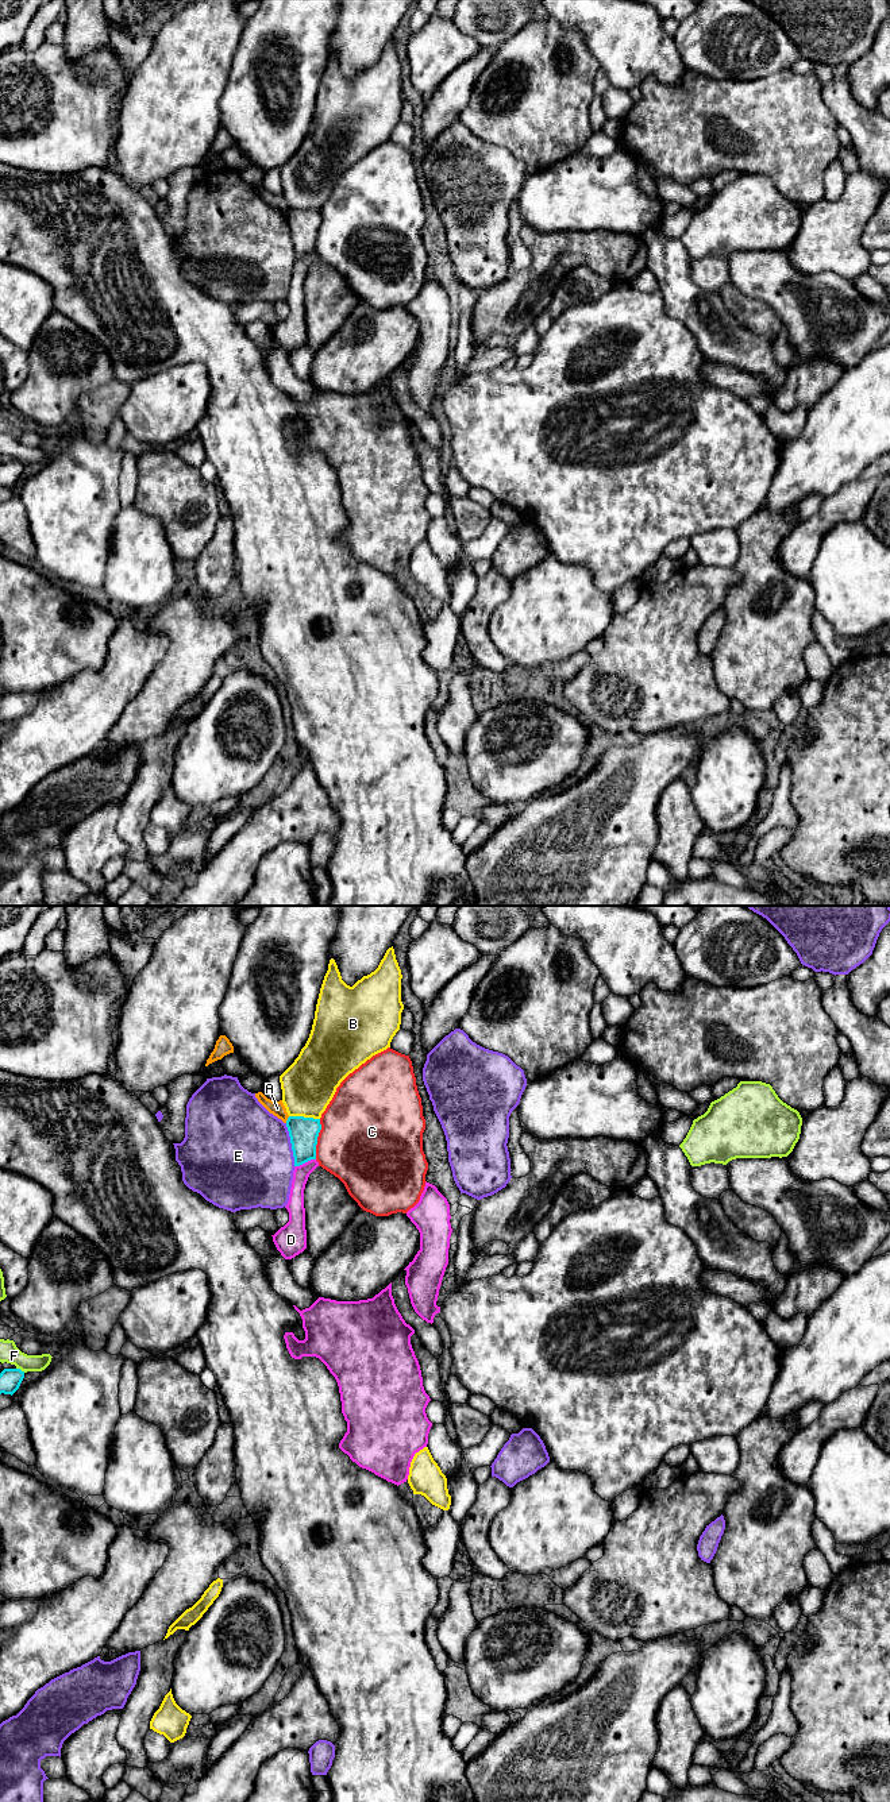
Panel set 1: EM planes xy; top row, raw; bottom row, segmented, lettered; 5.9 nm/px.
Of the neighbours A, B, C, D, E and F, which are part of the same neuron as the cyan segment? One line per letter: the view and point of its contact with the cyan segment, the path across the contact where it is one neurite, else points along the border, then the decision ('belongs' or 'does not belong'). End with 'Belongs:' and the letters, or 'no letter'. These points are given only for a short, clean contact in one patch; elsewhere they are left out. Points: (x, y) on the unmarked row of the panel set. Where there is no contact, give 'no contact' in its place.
A: contact xy (288, 212); border xy (289, 209), (285, 215); does not belong
B: contact xy (303, 209); does not belong
C: contact xy (316, 232); does not belong
D: contact xy (305, 254); does not belong
E: contact xy (292, 238); does not belong
F: contact xy (19, 462); does not belong
Belongs: no letter

